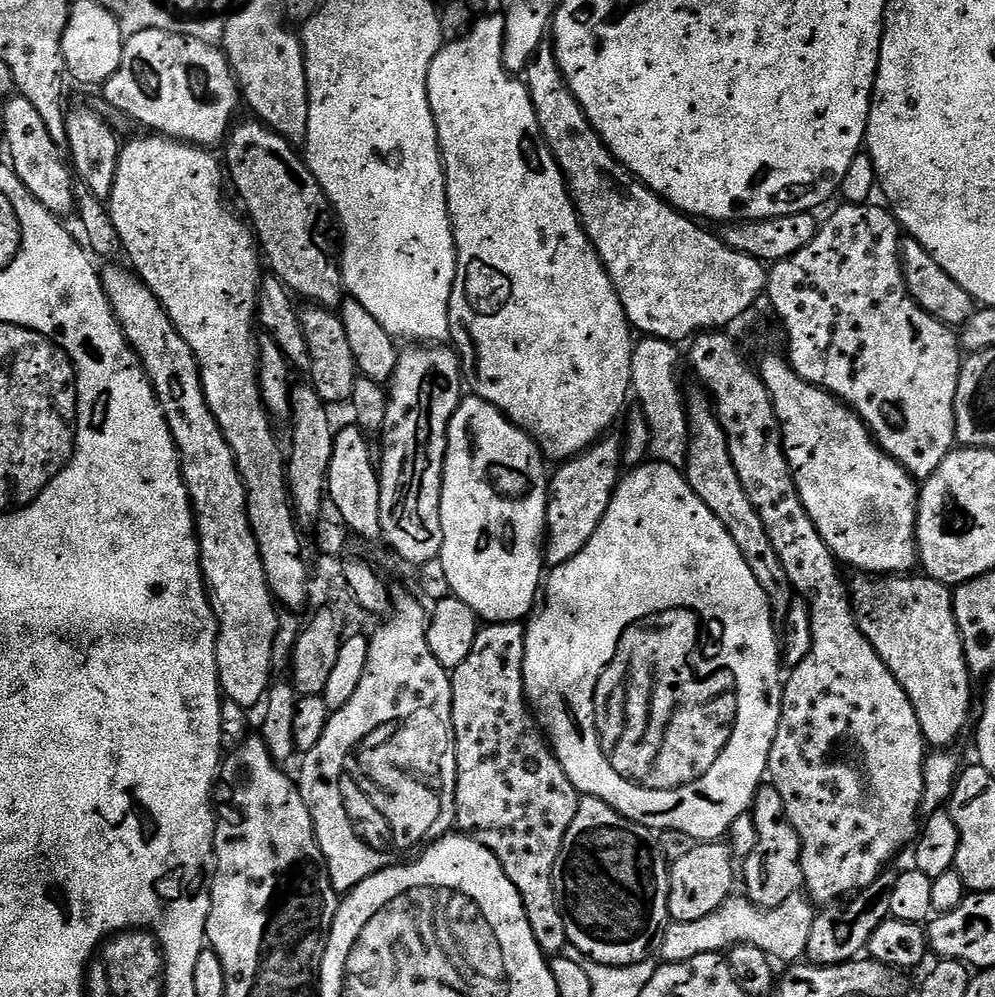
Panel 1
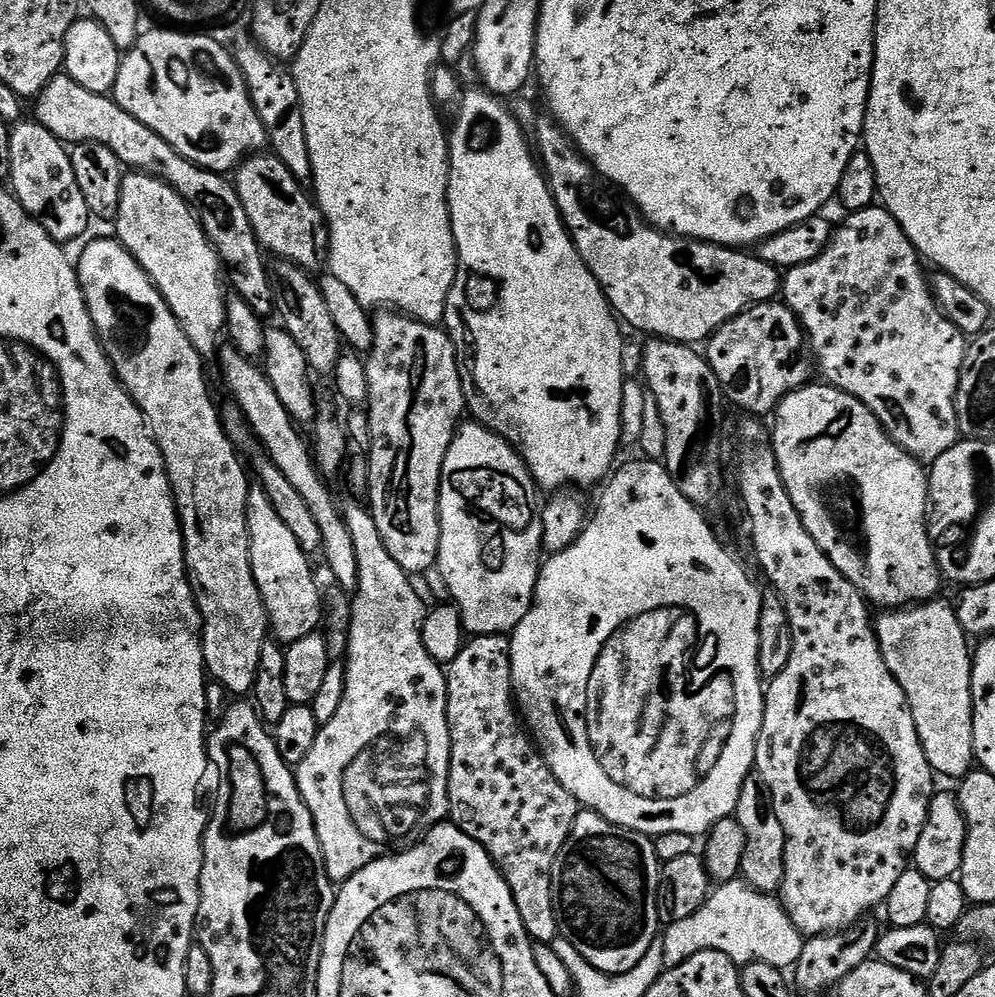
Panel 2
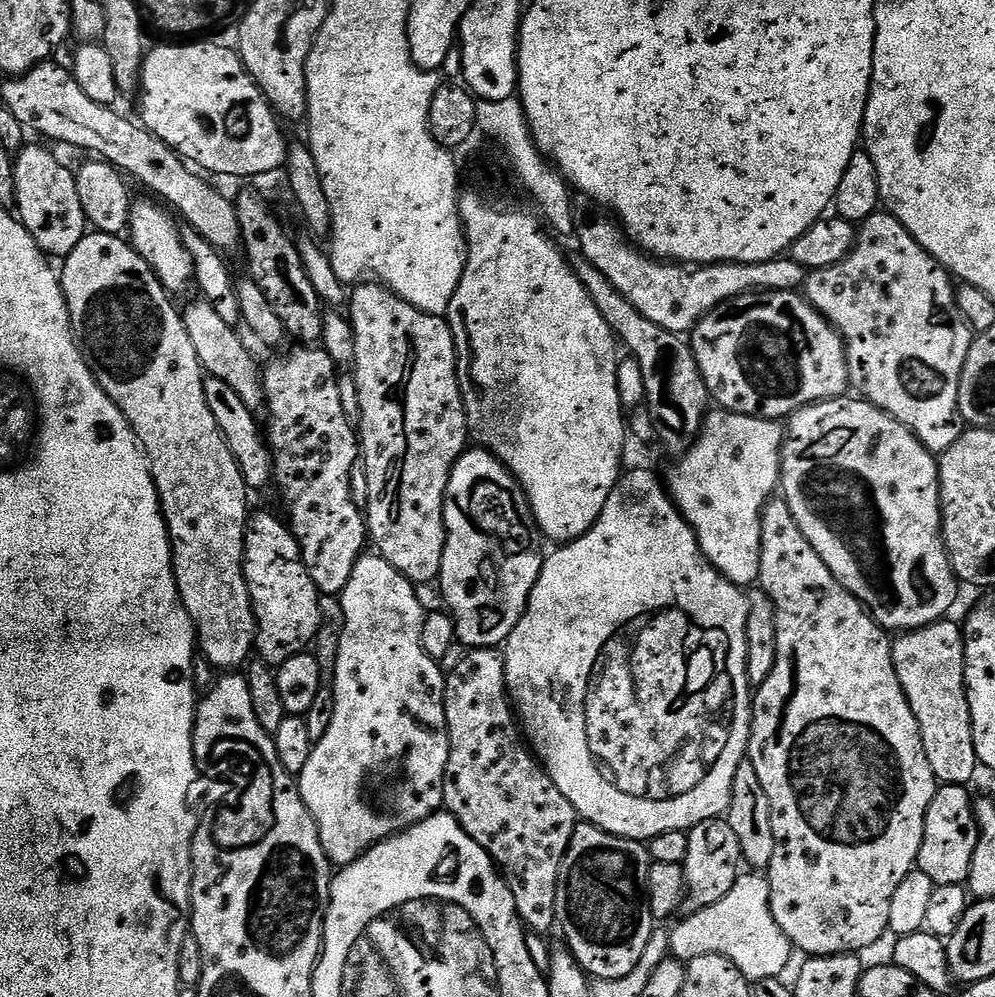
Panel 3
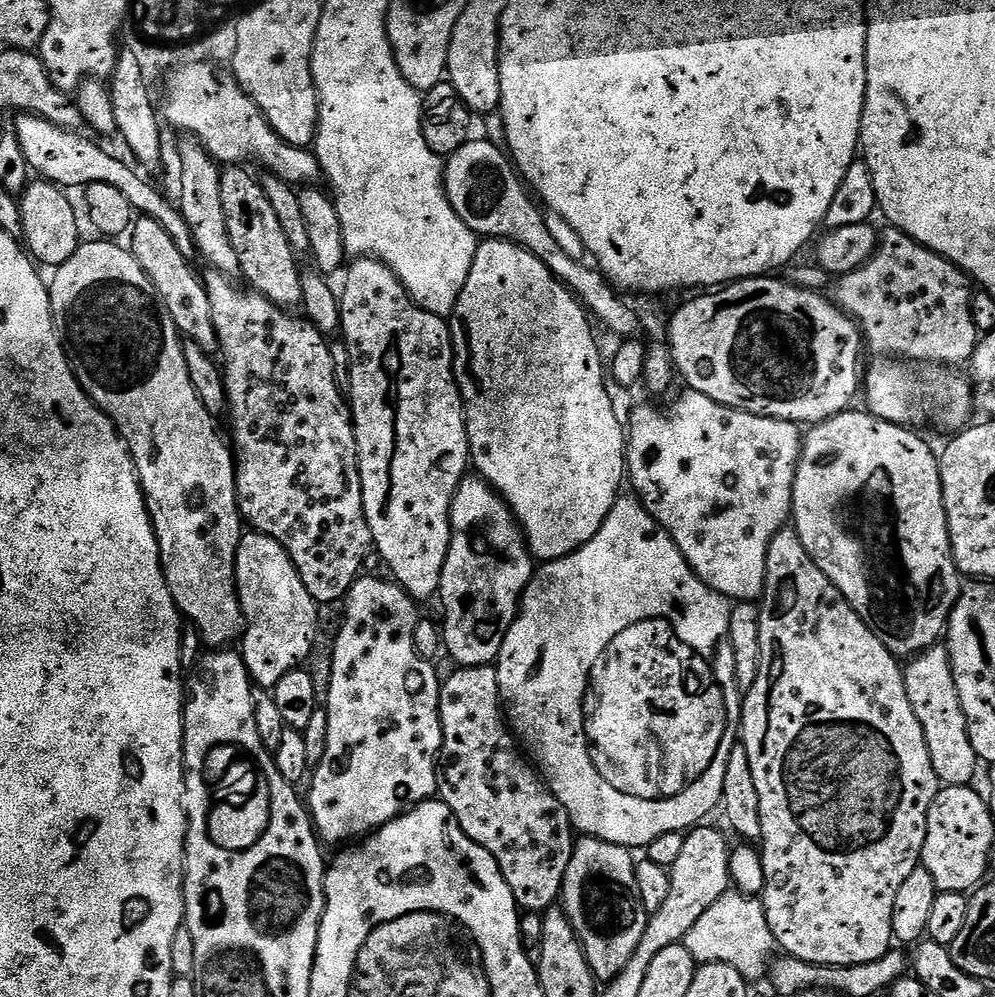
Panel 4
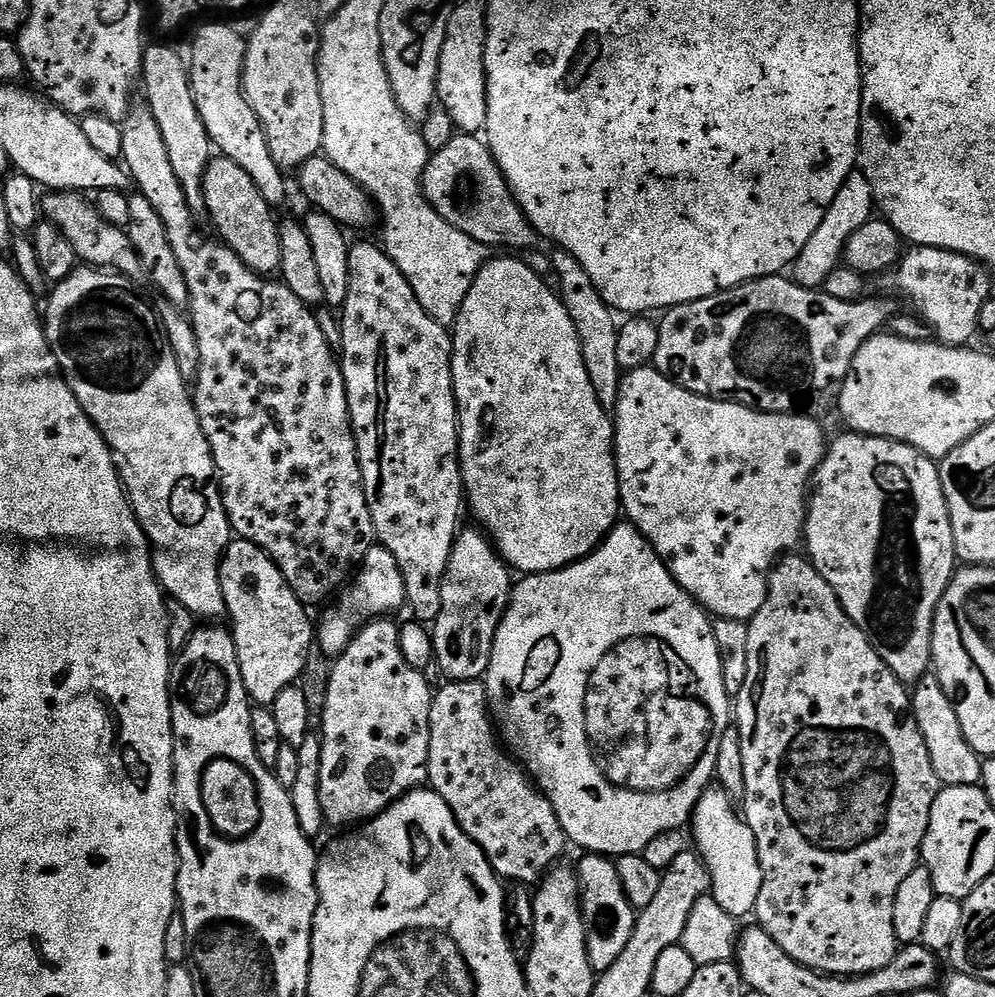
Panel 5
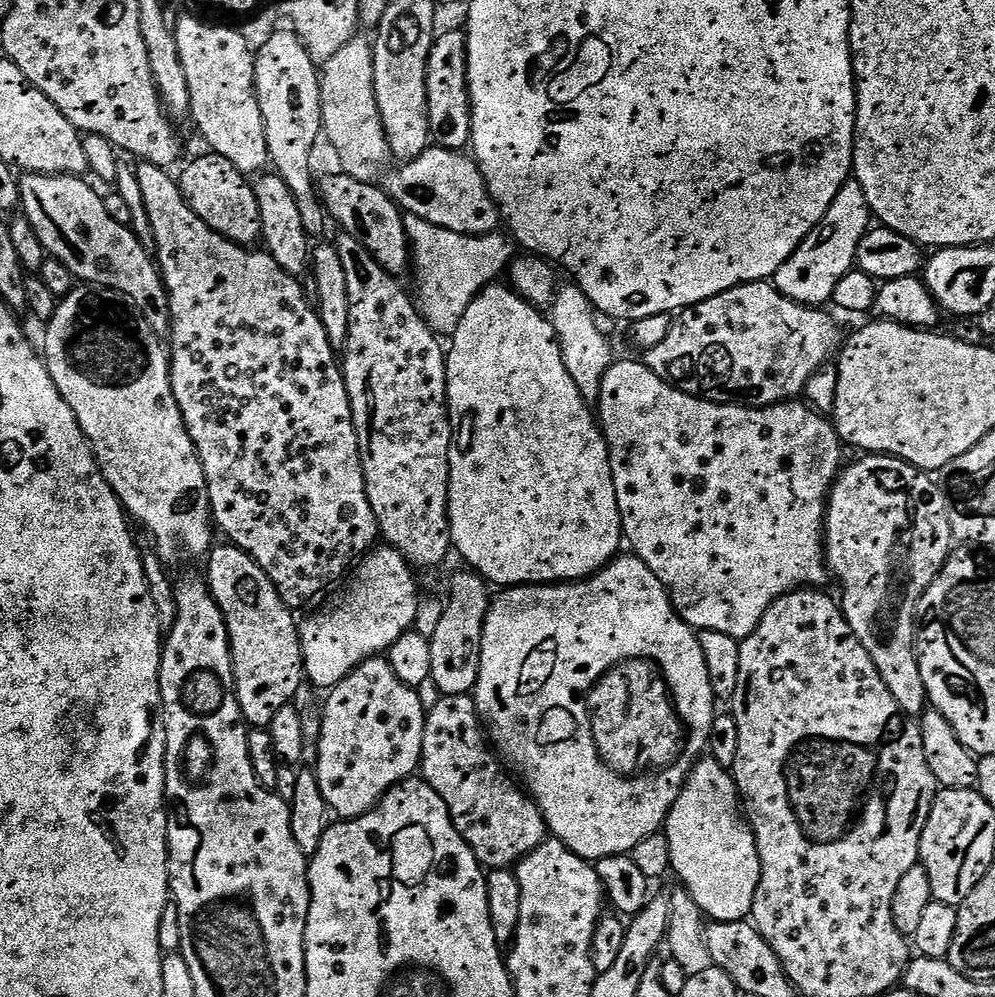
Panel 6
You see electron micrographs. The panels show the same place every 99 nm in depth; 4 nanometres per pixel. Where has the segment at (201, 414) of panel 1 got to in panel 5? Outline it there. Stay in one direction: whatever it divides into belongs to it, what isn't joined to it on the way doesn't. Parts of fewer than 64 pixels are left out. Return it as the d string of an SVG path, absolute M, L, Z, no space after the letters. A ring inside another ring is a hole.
M77 270L65 280L59 281L51 289L47 297L46 304L48 309L43 309L42 323L44 326L44 337L48 339L48 344L52 352L56 355L56 361L60 371L64 373L64 380L74 390L74 398L82 406L85 414L92 418L94 426L102 434L102 438L107 442L112 457L116 463L116 472L120 476L120 481L124 484L124 491L128 493L128 501L132 504L132 513L136 515L137 522L142 526L142 530L148 535L148 543L152 549L152 571L156 573L156 579L160 581L161 588L169 597L172 596L188 612L193 612L196 616L205 616L205 621L212 622L215 616L223 617L227 613L228 607L222 598L222 582L220 581L220 563L224 557L225 550L234 539L234 533L228 515L224 509L224 497L220 495L218 483L218 473L216 463L210 450L210 442L200 425L200 419L196 413L196 406L193 397L190 395L189 385L186 383L184 375L180 372L180 367L176 361L174 350L170 346L168 337L162 327L161 317L132 289L132 284L127 275L113 274L108 270Z

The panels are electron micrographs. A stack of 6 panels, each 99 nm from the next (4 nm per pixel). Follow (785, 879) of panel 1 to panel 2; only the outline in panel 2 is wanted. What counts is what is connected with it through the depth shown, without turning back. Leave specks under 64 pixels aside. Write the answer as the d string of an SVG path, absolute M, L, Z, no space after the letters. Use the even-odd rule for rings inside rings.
M754 770L746 782L742 782L742 794L738 794L734 818L742 826L742 834L746 834L746 850L742 854L740 876L759 892L779 893L784 877L784 831L782 822L778 822L778 814L774 814L770 786L766 786L766 778L762 778L760 772Z

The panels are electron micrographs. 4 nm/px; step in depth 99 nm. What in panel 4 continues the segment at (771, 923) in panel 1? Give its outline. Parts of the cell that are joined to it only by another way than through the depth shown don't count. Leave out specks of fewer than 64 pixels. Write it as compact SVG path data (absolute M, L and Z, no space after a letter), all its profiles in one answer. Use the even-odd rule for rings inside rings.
M729 890L684 936L682 941L686 950L693 955L697 965L725 964L734 966L738 974L742 974L745 980L765 979L770 968L770 961L777 951L778 945L770 926L766 922L764 905L757 897L746 896L743 892Z

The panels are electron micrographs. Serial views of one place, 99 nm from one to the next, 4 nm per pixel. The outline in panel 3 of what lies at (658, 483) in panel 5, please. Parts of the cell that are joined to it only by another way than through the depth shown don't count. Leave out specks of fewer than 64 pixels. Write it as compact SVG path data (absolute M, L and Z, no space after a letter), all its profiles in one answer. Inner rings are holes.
M712 410L705 415L700 435L693 440L691 448L669 470L668 480L666 476L666 491L686 523L695 530L701 554L732 584L752 586L759 581L760 519L780 486L780 452L784 449L785 439L785 429L777 421Z

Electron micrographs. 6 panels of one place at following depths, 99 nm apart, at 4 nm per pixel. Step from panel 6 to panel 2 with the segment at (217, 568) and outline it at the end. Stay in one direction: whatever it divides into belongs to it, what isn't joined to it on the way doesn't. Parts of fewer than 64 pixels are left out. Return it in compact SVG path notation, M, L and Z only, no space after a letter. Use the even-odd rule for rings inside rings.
M259 486L249 487L248 490L246 526L250 542L250 566L268 611L271 635L285 646L298 642L298 638L313 635L321 627L324 606L322 588L316 585L316 576L312 573L312 560L294 538L293 531L282 522L266 490Z

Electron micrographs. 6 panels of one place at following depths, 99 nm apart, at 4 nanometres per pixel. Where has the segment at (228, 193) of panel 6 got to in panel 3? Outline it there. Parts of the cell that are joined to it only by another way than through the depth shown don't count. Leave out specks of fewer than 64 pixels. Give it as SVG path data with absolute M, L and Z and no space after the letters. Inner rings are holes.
M244 192L240 197L235 197L234 203L242 253L248 259L247 275L256 283L258 290L266 294L266 302L274 306L274 314L282 318L282 326L291 339L293 336L296 342L304 346L319 345L324 325L322 302L314 286L310 286L310 278L306 278L296 240L284 236L275 214L268 209L267 202L258 193Z

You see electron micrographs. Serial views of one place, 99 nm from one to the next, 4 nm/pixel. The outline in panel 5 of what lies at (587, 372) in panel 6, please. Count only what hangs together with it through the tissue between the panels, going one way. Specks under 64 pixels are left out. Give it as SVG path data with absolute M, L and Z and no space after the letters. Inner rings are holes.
M556 248L552 251L552 266L558 276L558 295L578 330L580 344L583 346L583 358L587 372L591 375L594 392L604 409L613 411L620 393L622 370L618 366L618 322L611 308L597 292L597 288L586 274L581 264L568 251Z

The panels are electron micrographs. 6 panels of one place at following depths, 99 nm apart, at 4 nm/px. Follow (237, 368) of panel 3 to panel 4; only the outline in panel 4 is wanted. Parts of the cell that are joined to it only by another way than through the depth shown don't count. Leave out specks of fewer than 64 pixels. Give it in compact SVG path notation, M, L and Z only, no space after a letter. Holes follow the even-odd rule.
M137 215L130 229L130 251L135 256L138 266L146 270L154 290L158 294L160 304L170 314L177 332L185 341L197 344L205 350L217 347L214 322L210 318L208 292L204 289L203 279L191 268L189 257L174 246L174 238L166 234L166 230L154 218Z

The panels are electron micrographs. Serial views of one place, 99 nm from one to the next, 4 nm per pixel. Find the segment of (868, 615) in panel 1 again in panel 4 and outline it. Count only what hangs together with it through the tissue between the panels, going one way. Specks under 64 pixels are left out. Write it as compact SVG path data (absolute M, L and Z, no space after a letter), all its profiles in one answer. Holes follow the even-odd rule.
M937 642L924 652L917 652L907 661L904 668L904 681L910 706L926 738L926 750L930 750L930 762L934 766L934 774L939 778L941 785L971 785L972 779L976 776L978 757L970 742L968 719L962 710L958 690L954 686L947 647Z

